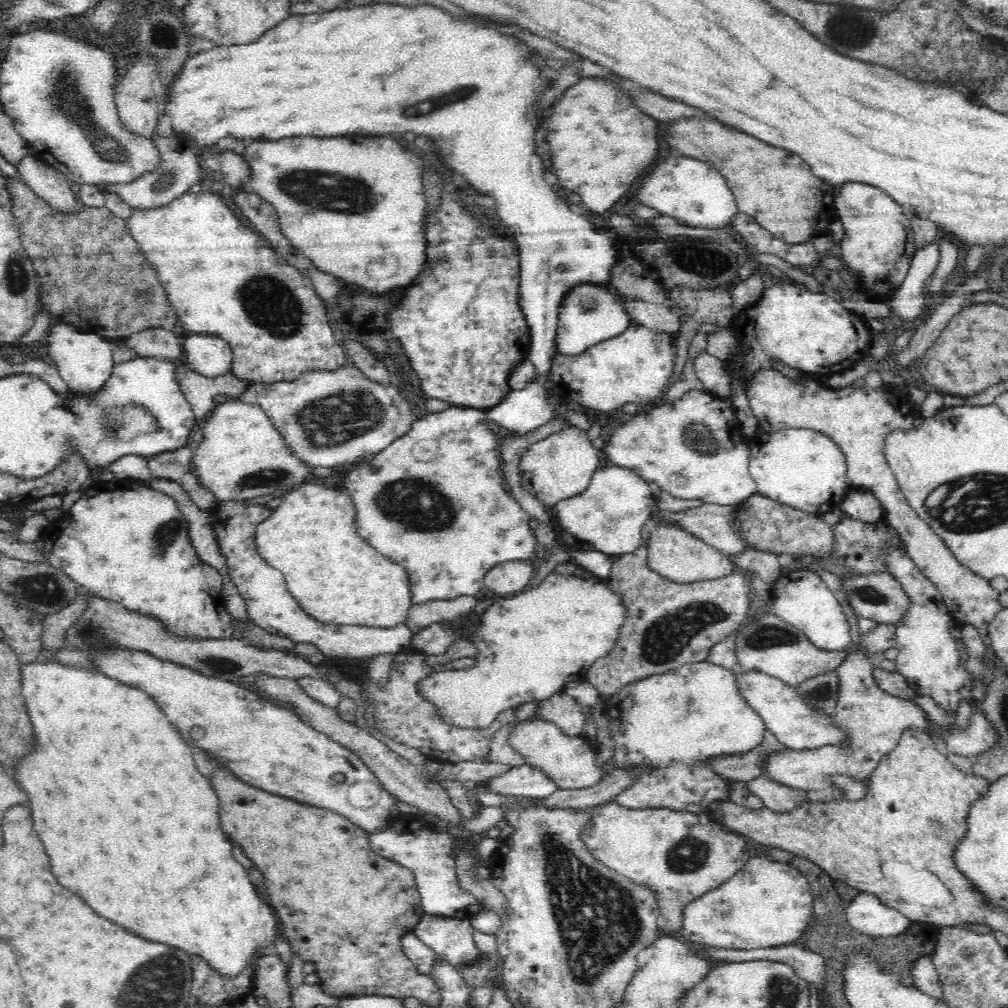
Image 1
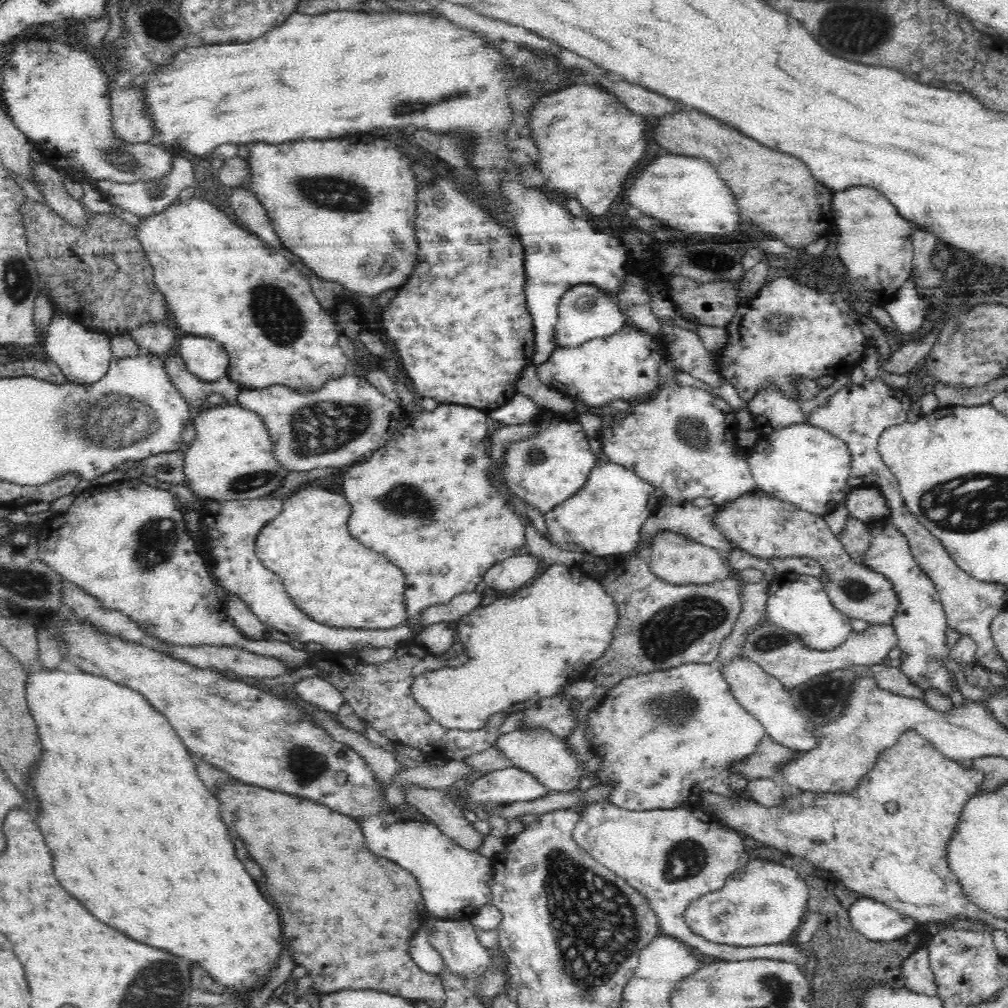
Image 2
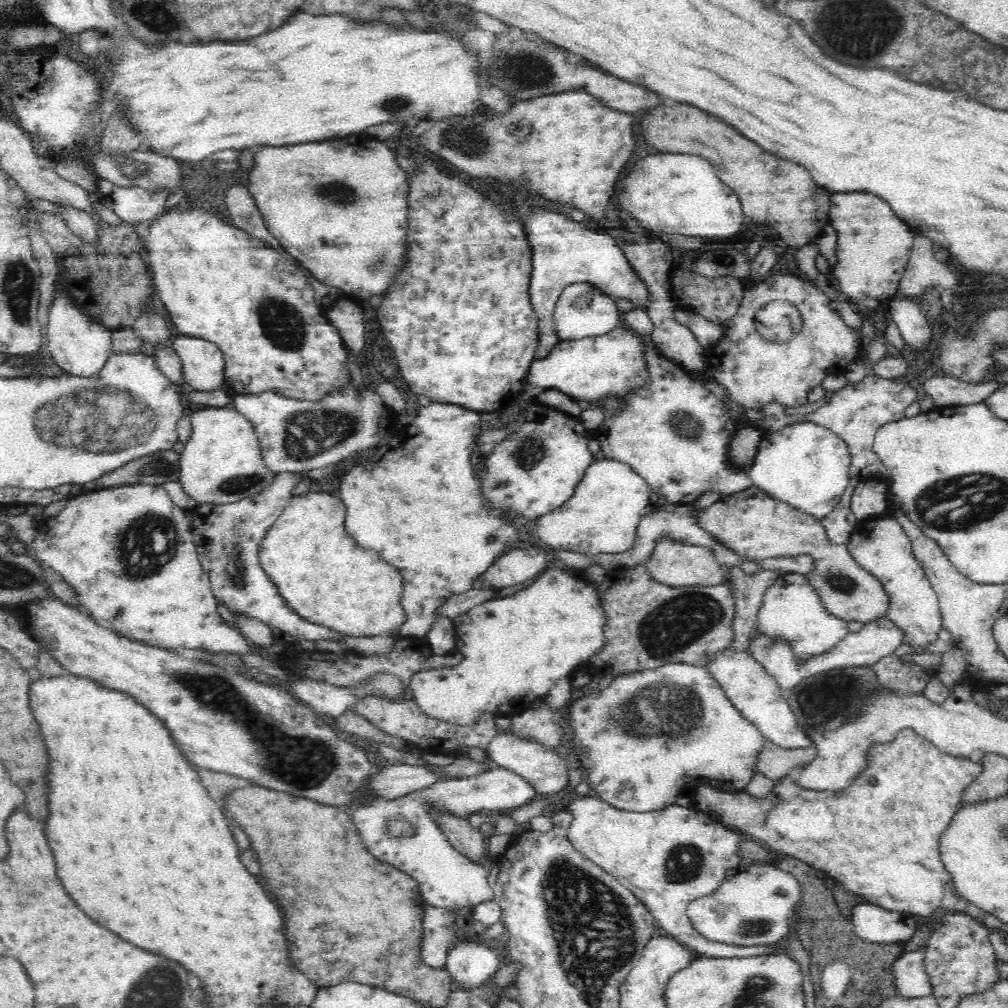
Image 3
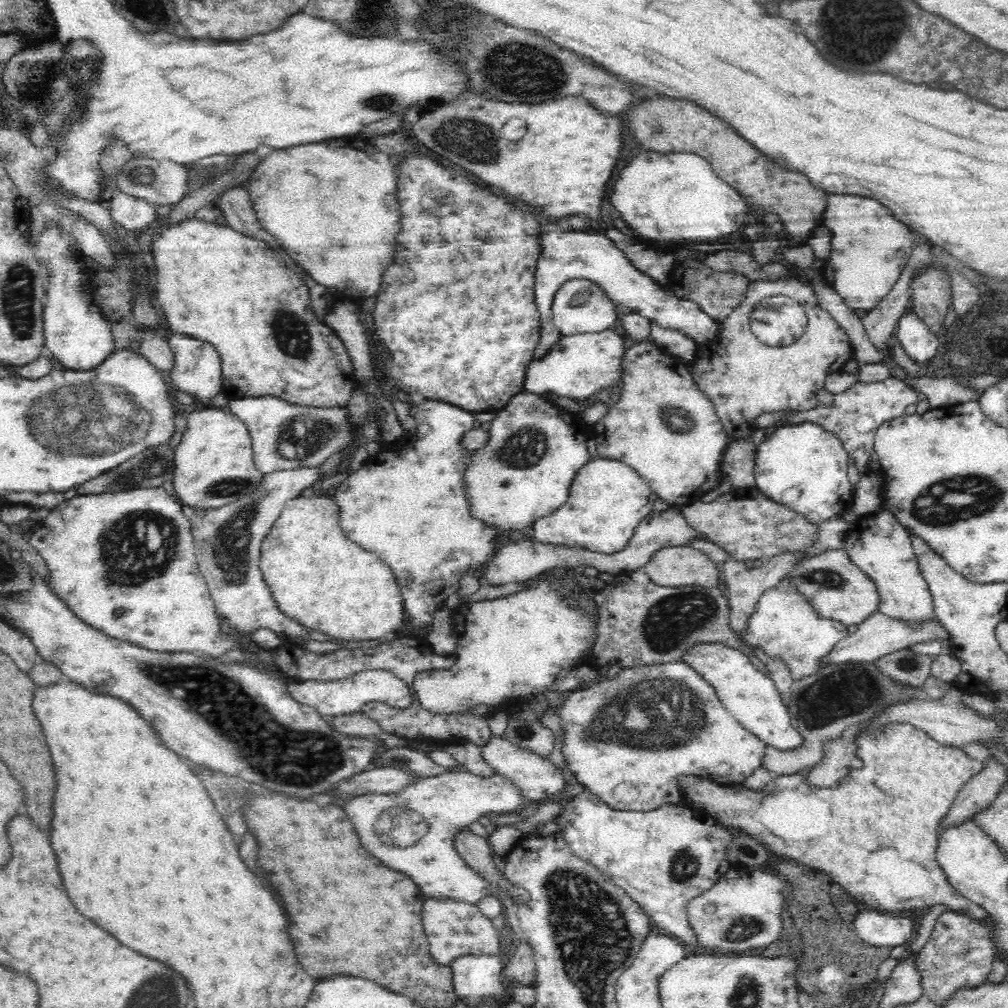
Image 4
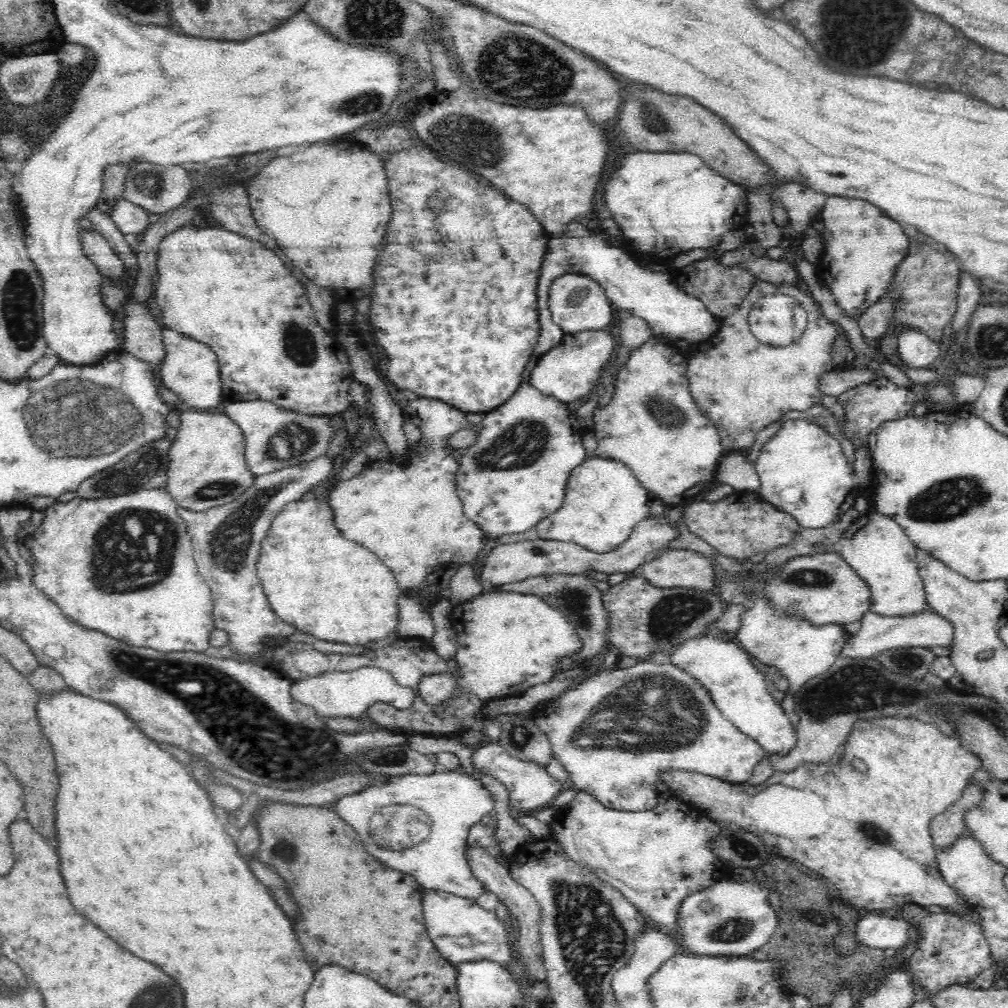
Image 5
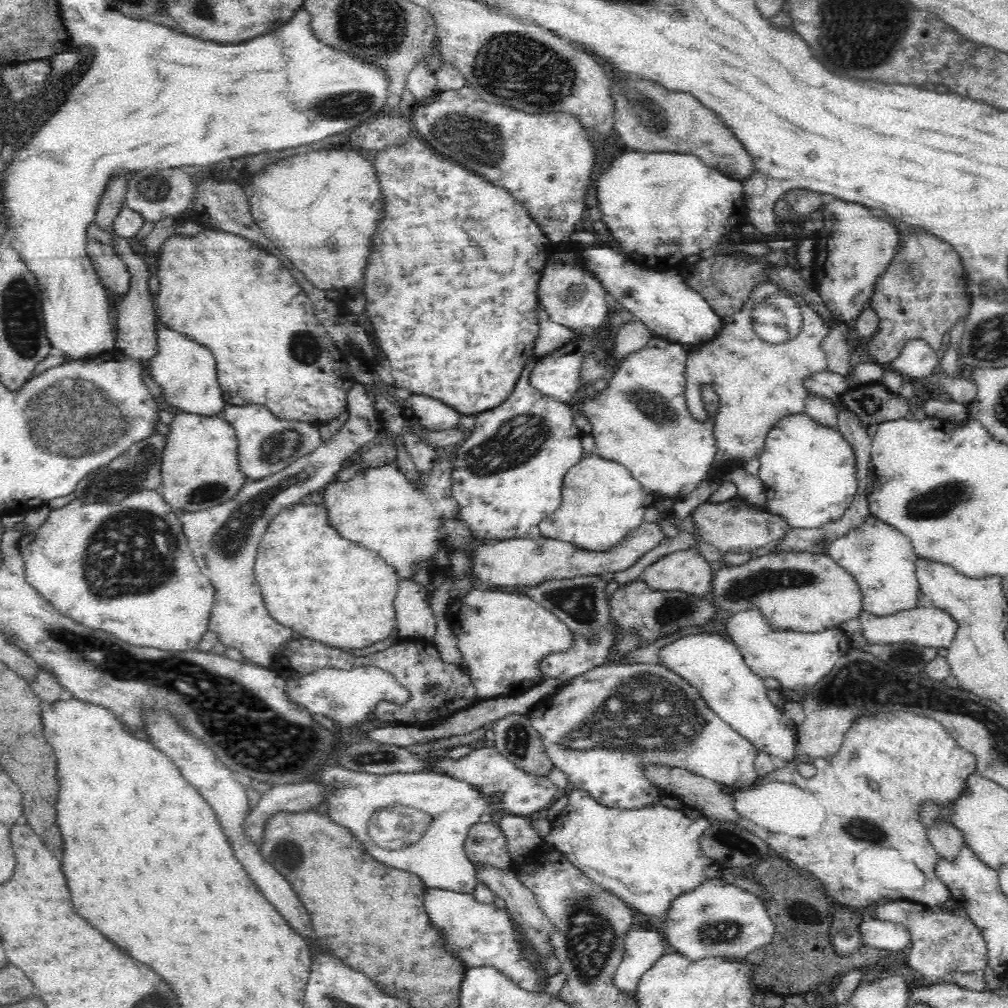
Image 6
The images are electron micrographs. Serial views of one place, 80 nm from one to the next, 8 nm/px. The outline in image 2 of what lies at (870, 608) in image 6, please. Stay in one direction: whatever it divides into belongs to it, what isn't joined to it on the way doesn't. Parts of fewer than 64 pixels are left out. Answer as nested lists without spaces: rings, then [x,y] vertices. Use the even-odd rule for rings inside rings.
[[[884,519],[869,523],[868,529],[873,540],[868,544],[868,550],[862,558],[864,566],[884,575],[888,582],[894,584],[894,589],[900,599],[896,616],[892,618],[897,645],[901,650],[899,669],[924,692],[936,688],[936,690],[940,690],[940,694],[949,697],[955,676],[944,665],[944,660],[950,659],[951,648],[946,643],[948,623],[940,593],[936,590],[932,579],[920,568],[906,537],[891,521]]]

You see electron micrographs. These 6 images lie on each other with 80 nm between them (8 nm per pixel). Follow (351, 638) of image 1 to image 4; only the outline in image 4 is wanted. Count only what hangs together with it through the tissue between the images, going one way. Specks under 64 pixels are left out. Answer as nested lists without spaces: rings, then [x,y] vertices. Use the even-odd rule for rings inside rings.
[[[320,466],[269,472],[262,478],[262,484],[260,484],[258,490],[251,492],[248,496],[243,496],[240,500],[226,504],[226,506],[204,510],[200,513],[194,507],[183,505],[182,512],[191,522],[196,560],[214,599],[216,614],[218,618],[228,618],[230,625],[237,632],[238,641],[243,644],[250,642],[249,636],[257,628],[270,629],[276,632],[280,638],[286,638],[287,640],[306,638],[310,634],[310,628],[300,625],[296,619],[282,613],[276,599],[272,597],[270,587],[264,581],[264,575],[262,575],[259,564],[262,543],[270,532],[270,528],[284,510],[286,503],[293,498],[300,497],[302,490],[312,486],[320,478],[320,474]]]

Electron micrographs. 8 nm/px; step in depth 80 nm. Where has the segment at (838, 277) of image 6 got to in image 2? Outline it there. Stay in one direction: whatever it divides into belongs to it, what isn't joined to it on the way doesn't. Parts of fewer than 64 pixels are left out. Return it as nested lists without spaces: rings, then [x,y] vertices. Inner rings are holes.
[[[852,186],[836,191],[832,200],[832,220],[839,230],[837,250],[846,267],[846,281],[860,297],[859,303],[882,305],[909,280],[913,270],[914,225],[898,213],[882,191]]]

